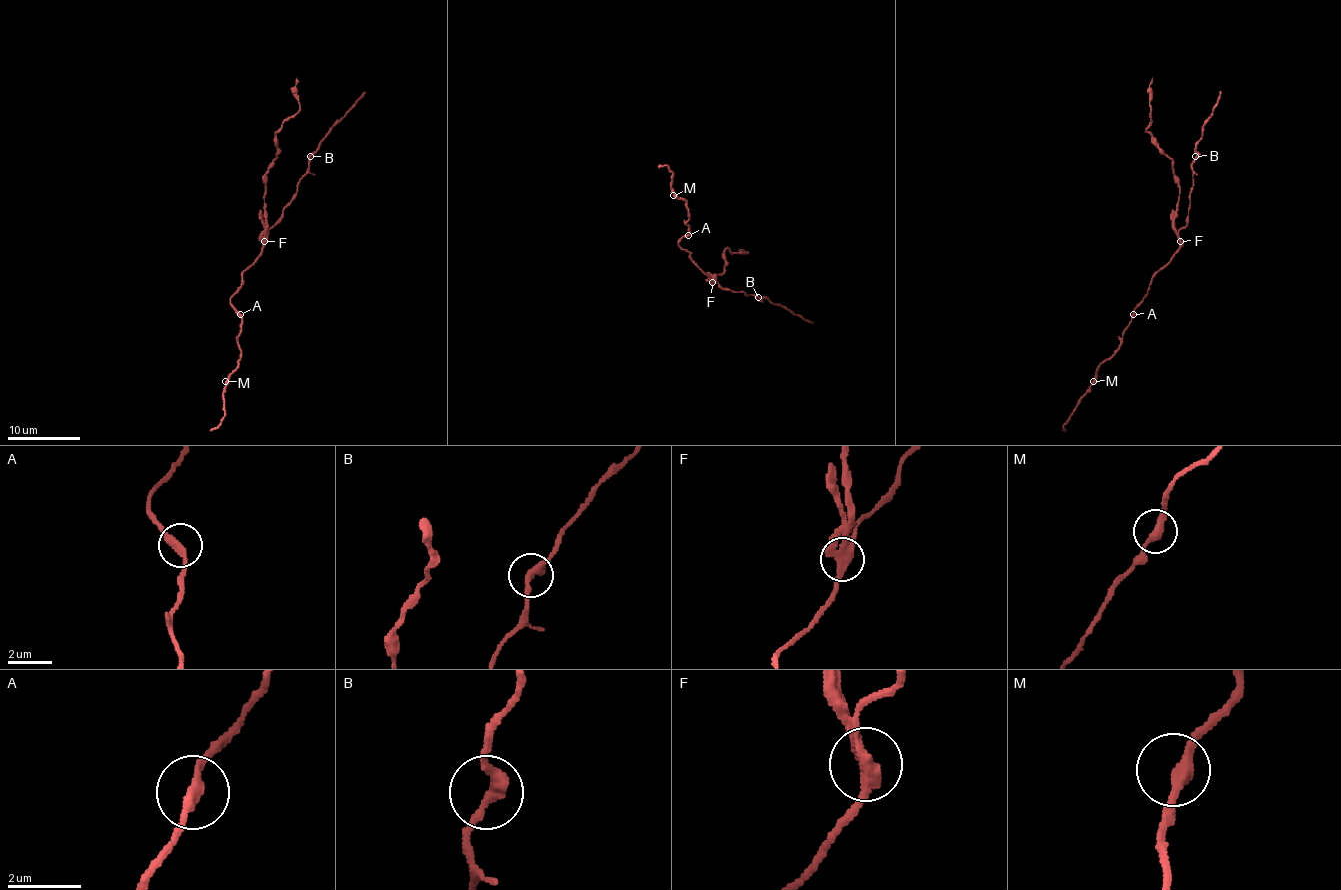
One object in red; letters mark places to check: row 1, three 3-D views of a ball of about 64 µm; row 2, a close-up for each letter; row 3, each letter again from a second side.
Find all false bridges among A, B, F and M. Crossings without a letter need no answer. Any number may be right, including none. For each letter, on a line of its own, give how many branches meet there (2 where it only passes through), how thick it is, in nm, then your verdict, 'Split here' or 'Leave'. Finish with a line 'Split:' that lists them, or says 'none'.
A: Branches: 2. Thickness 280 nm. Leave
B: Branches: 2. Thickness 320 nm. Leave
F: Branches: 2. Thickness 420 nm. Split here
M: Branches: 2. Thickness 320 nm. Leave
Split: F

